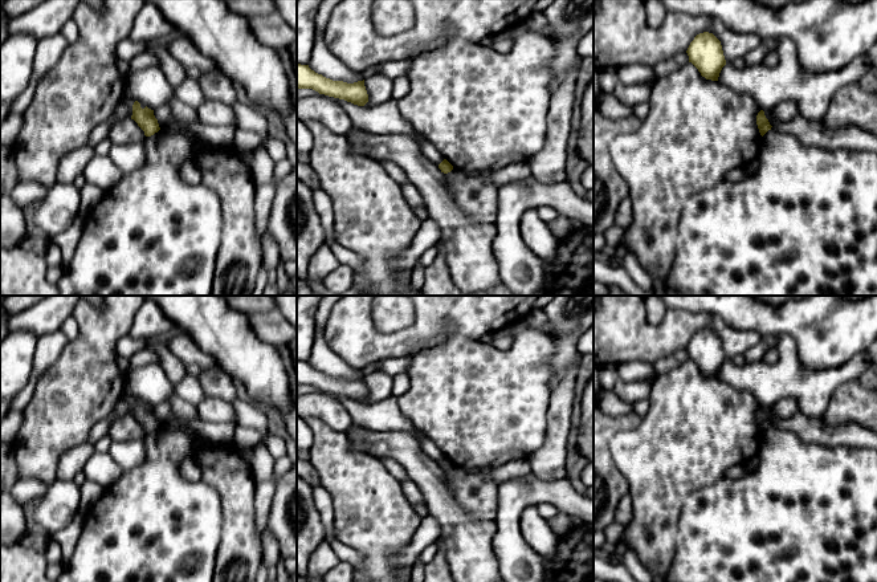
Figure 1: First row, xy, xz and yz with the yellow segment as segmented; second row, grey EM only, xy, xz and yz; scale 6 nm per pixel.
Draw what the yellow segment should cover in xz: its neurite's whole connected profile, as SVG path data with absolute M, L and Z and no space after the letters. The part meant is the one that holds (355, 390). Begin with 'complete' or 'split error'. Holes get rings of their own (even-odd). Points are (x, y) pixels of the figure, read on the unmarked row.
complete; M297 361L297 386L313 386L319 391L344 396L358 403L368 399L364 377L354 380L333 378L311 367L309 362Z

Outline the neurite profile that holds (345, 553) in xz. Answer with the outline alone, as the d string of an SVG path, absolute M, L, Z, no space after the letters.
M334 540L330 545L340 562L346 562L351 566L362 563L363 555L358 550L342 544L338 540Z

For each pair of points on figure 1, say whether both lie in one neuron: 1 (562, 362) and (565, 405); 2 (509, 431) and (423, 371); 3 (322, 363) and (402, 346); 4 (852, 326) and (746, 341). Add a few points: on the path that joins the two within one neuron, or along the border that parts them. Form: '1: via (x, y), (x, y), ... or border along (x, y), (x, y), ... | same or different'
1: border along (579, 359), (550, 391) | different
2: via (488, 410), (444, 378) | same
3: border along (322, 336), (326, 344), (347, 363), (361, 369) | different
4: border along (731, 326), (755, 330), (762, 337) | different

